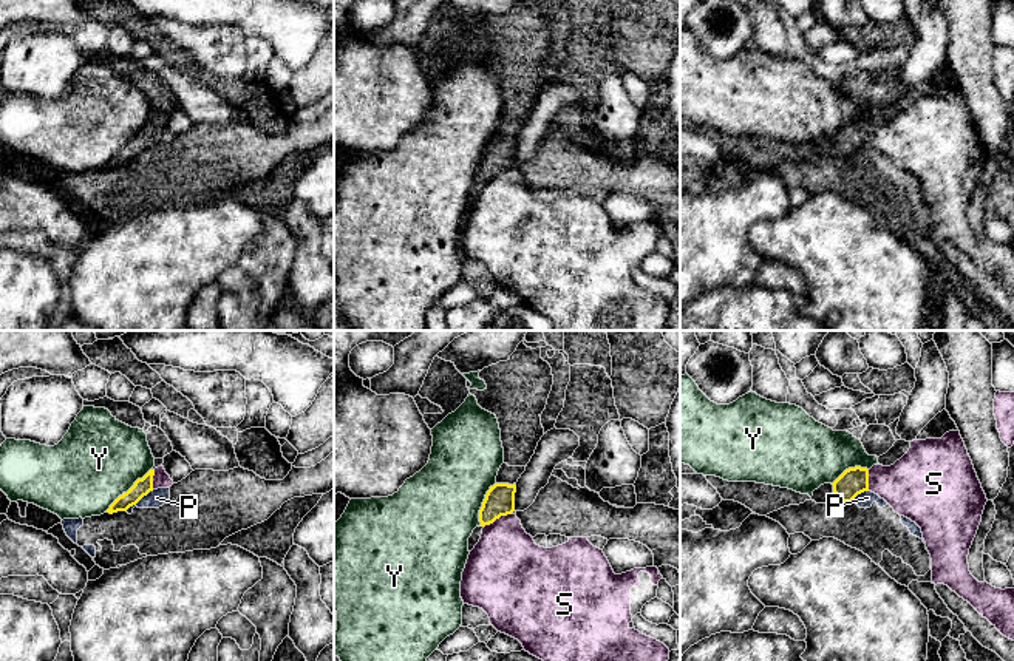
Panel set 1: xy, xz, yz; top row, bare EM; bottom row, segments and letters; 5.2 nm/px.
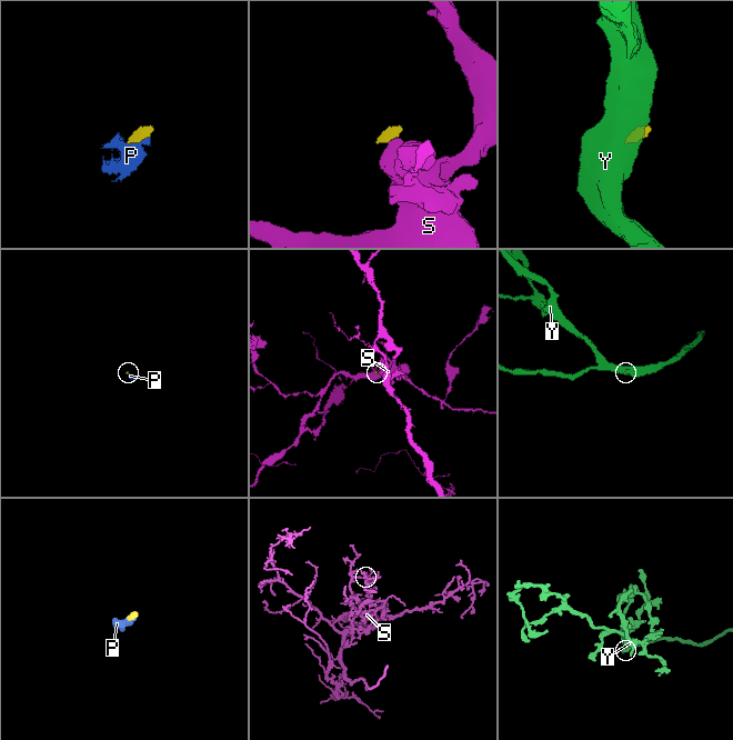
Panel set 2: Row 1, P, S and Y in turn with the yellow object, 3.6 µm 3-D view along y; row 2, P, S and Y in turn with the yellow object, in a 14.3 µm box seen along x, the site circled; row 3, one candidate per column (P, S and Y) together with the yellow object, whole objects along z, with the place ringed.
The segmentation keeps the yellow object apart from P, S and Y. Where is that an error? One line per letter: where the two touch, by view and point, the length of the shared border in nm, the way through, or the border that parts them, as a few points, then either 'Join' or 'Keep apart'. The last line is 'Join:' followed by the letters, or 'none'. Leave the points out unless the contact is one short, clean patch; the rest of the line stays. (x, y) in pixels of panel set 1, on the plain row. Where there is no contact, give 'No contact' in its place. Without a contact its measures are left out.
P: Touches yellow at xy (139, 153). Shared border 190 nm. Boundary: xy (153, 144), (125, 164). Keep apart
S: Touches yellow at xz (496, 172). Shared border 160 nm. Boundary: xz (510, 167), (501, 169), (484, 181). Keep apart
Y: Touches yellow at xy (129, 144). Shared border 340 nm. Keep apart
Join: none

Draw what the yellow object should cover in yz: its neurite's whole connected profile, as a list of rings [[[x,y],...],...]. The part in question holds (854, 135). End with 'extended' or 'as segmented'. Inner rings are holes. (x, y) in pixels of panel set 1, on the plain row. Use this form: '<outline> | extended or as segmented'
[[[855,120],[846,124],[833,137],[824,137],[815,144],[812,154],[816,158],[825,158],[833,153],[852,156],[864,145],[869,145],[869,124]]] | extended

